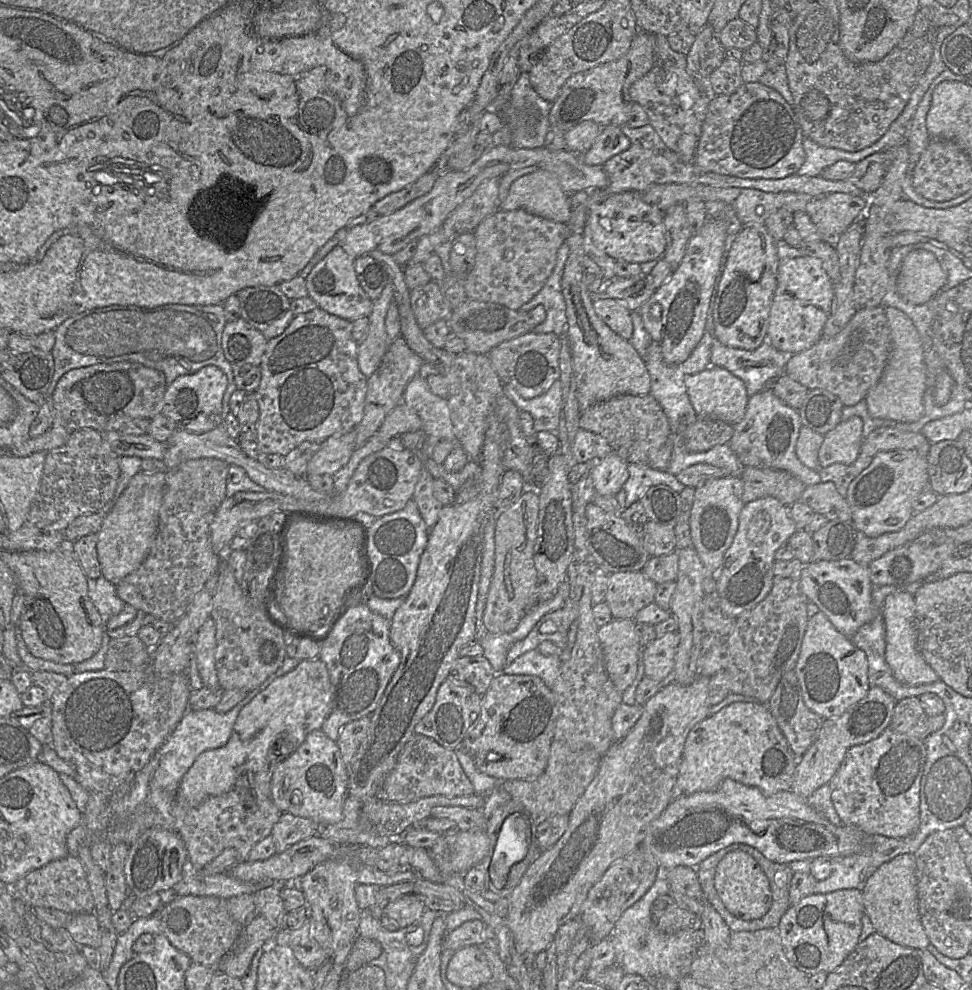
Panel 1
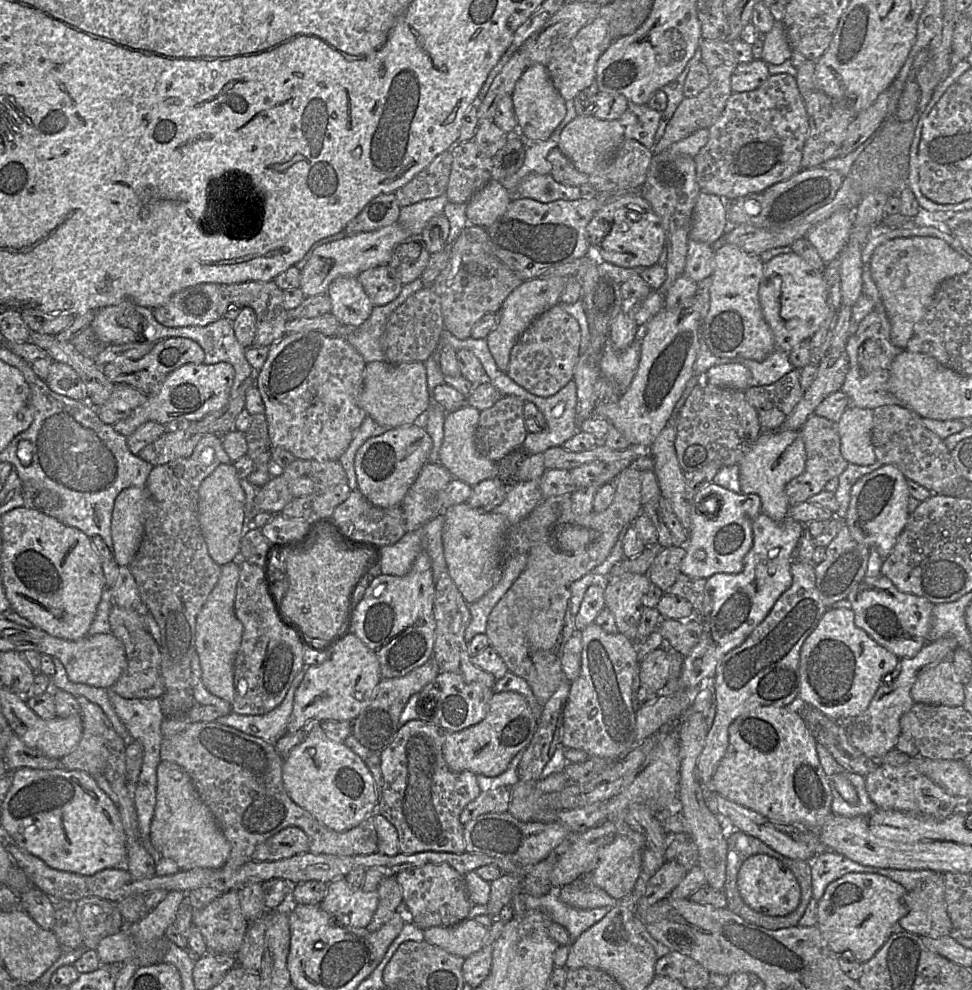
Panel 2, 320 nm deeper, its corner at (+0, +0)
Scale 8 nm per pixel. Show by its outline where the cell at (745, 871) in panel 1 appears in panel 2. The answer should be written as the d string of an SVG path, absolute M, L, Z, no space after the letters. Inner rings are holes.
M764 854L752 855L744 861L738 873L737 886L750 908L769 916L792 913L801 899L800 885L794 874L781 861Z

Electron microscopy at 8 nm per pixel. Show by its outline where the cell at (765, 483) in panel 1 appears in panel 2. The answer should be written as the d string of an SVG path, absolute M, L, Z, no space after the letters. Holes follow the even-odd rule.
M812 414L800 429L800 432L805 446L806 464L804 471L789 481L785 487L790 506L805 502L811 496L821 492L828 481L838 478L849 465L840 451L838 423Z

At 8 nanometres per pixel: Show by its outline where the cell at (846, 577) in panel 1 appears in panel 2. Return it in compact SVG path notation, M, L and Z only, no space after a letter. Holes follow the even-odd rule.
M880 575L875 579L865 579L847 597L854 612L855 625L864 630L879 645L899 659L915 656L928 642L931 629L931 614L934 604L923 597L899 591L892 581Z

